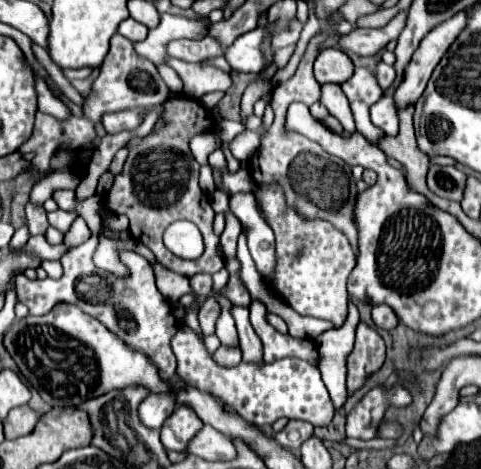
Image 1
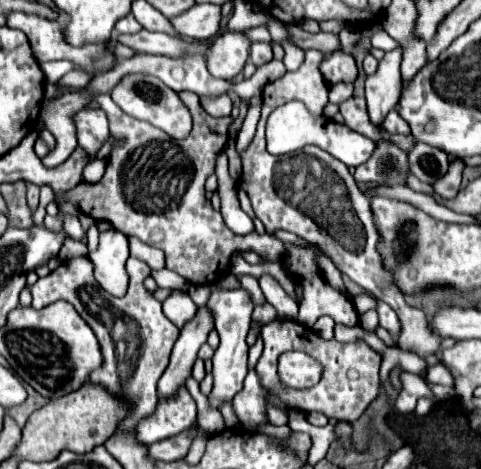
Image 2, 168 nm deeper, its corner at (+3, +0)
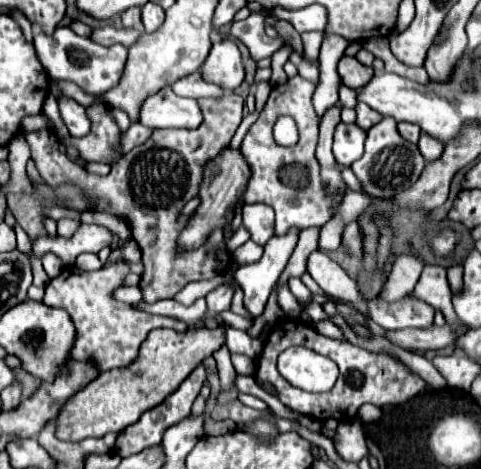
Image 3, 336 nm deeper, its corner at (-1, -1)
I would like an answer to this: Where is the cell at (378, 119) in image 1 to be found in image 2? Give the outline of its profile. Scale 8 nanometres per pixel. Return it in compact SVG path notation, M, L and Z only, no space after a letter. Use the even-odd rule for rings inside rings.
M390 110L390 112L384 116L382 128L384 128L386 132L392 132L392 134L408 134L408 132L410 132L408 124L404 122L404 118L402 118L396 110Z

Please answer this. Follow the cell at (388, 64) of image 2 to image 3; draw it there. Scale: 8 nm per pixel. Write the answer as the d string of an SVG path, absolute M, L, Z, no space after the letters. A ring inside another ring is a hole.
M384 117L378 125L374 125L368 131L364 155L352 163L352 171L358 177L364 193L374 195L374 197L390 197L390 195L396 195L396 193L412 187L416 183L416 179L420 177L424 165L426 165L426 161L420 155L418 147L400 137L400 133L396 129L396 121L392 121L390 117Z

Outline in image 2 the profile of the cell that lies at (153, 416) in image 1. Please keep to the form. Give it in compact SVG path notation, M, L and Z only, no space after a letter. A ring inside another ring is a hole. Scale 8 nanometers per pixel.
M202 306L198 314L190 322L186 322L186 326L180 330L180 338L174 344L170 364L158 380L160 400L174 398L178 390L186 384L188 376L192 376L192 364L196 360L198 348L206 342L208 332L212 328L214 328L212 316L208 316L208 310Z

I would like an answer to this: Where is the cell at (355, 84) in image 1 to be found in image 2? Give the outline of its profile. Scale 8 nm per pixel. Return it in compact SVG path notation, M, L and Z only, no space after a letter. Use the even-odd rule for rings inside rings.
M338 82L330 86L330 102L338 104L340 100L346 100L354 94L354 84L352 82Z

